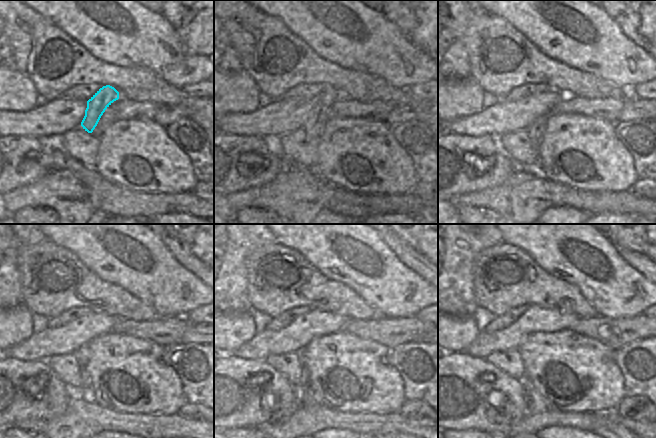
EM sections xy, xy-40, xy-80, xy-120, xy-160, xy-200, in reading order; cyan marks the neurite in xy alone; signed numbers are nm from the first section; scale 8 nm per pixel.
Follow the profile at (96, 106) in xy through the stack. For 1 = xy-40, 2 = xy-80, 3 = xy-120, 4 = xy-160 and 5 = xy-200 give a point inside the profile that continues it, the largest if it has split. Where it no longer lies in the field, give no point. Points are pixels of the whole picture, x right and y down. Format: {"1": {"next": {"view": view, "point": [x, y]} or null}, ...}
{"1": {"next": {"view": "xy-40", "point": [315, 124]}}, "2": {"next": {"view": "xy-80", "point": [535, 131]}}, "3": {"next": {"view": "xy-120", "point": [82, 354]}}, "4": {"next": {"view": "xy-160", "point": [305, 395]}}, "5": {"next": {"view": "xy-200", "point": [535, 403]}}}

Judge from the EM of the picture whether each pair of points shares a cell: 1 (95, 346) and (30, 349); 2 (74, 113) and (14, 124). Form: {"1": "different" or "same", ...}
{"1": "different", "2": "same"}

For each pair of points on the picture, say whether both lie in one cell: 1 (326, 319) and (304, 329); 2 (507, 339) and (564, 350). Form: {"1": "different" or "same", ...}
{"1": "same", "2": "different"}

